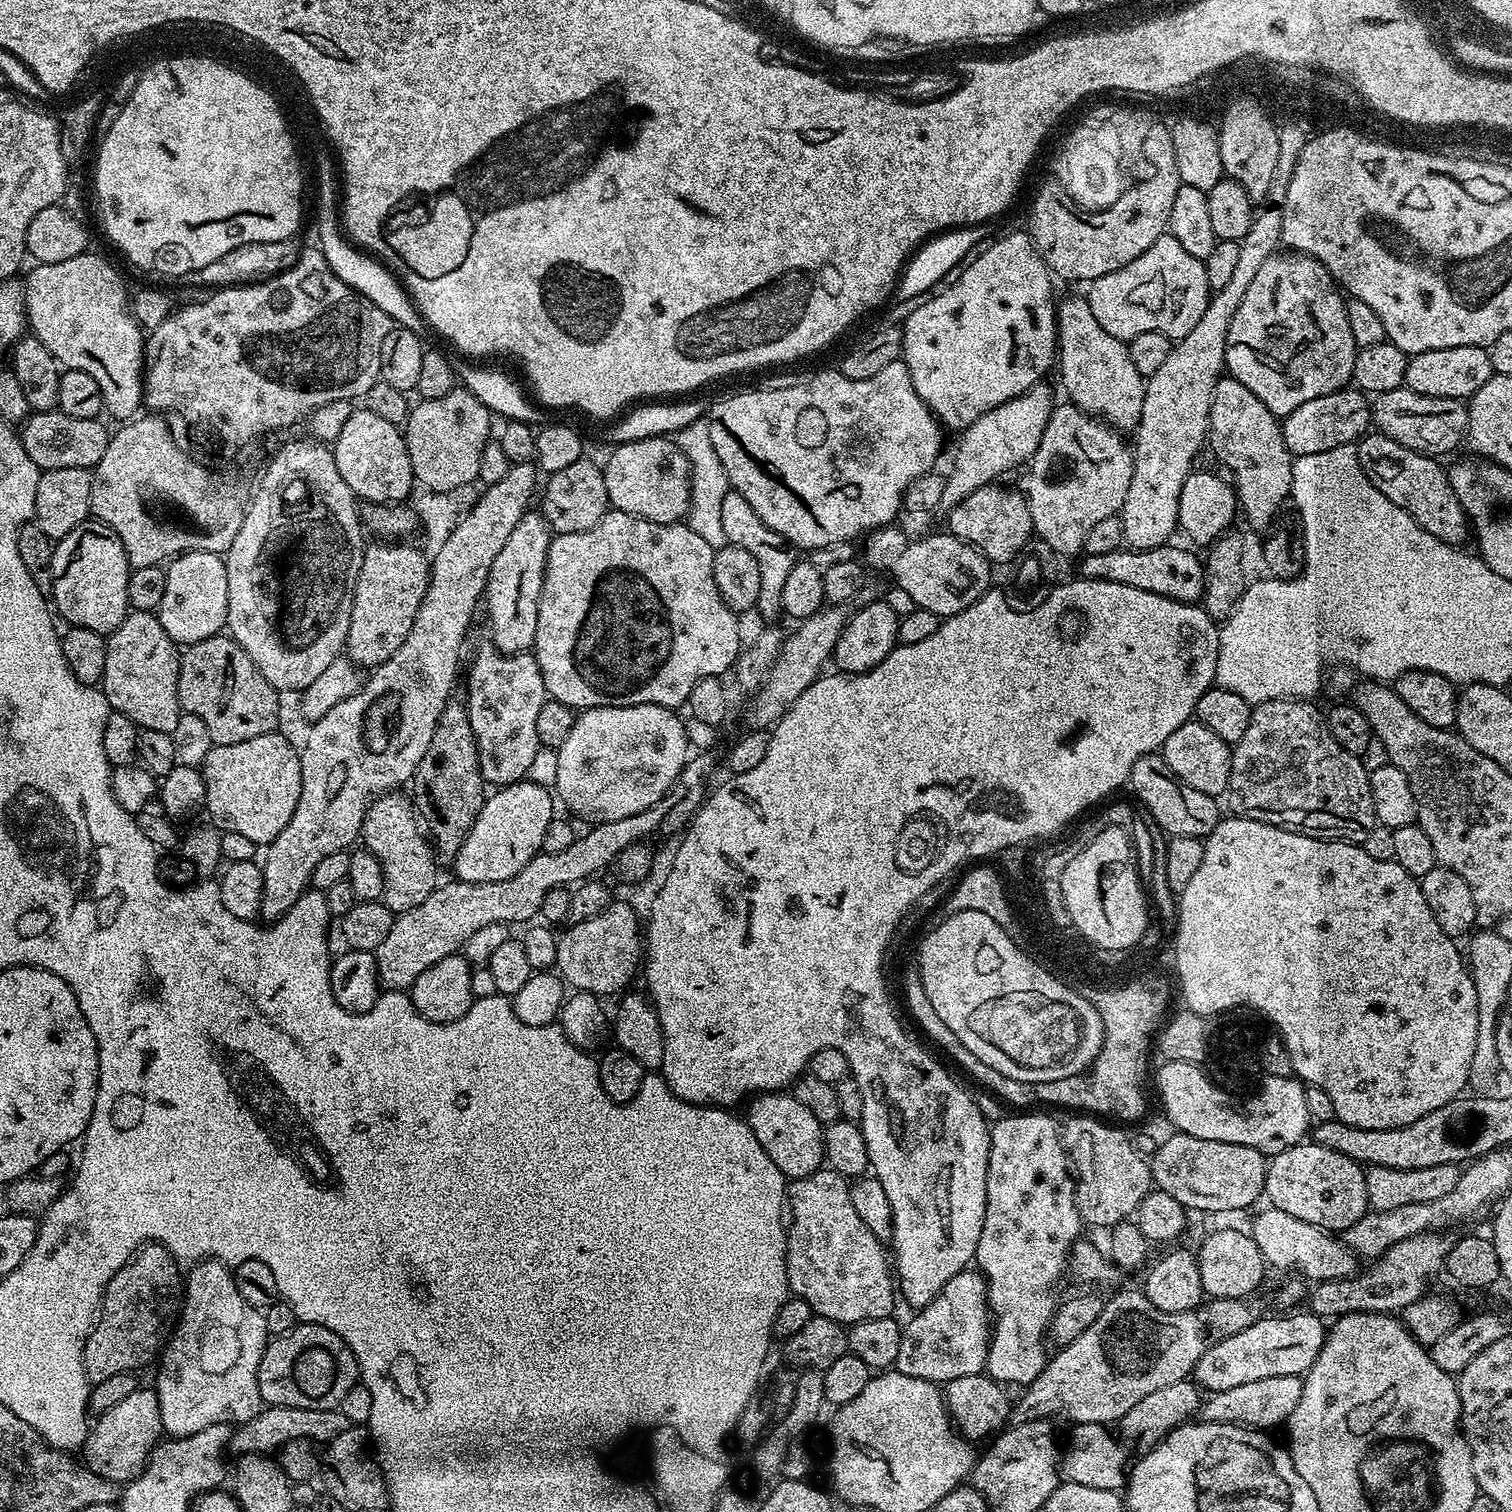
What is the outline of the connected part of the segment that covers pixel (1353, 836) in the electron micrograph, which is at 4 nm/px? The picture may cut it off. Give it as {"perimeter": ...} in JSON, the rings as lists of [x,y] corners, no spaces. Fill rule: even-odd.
{"perimeter":[[[1289,698],[1287,700],[1262,702],[1253,707],[1252,713],[1250,714],[1250,726],[1246,726],[1246,734],[1242,734],[1242,738],[1238,738],[1238,742],[1231,745],[1232,761],[1230,762],[1230,782],[1228,783],[1226,793],[1226,801],[1228,800],[1227,811],[1234,816],[1245,816],[1251,820],[1266,822],[1279,828],[1299,830],[1305,834],[1331,834],[1337,840],[1363,842],[1366,834],[1370,834],[1370,830],[1378,827],[1376,811],[1374,810],[1374,798],[1370,790],[1370,782],[1368,781],[1368,771],[1363,768],[1359,756],[1342,750],[1342,746],[1338,746],[1338,742],[1334,742],[1334,738],[1328,729],[1328,721],[1325,713],[1323,711],[1319,712],[1312,704],[1315,703],[1309,702],[1308,700],[1293,700]]]}

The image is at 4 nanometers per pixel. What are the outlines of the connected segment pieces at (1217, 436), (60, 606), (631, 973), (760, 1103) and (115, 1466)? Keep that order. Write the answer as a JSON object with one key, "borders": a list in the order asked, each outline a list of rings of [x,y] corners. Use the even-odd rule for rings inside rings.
{"borders":[[[[1221,375],[1220,381],[1214,386],[1214,398],[1210,402],[1210,418],[1208,419],[1207,447],[1232,471],[1231,483],[1236,490],[1239,511],[1248,519],[1252,528],[1267,530],[1272,527],[1272,521],[1280,513],[1280,508],[1289,499],[1292,491],[1292,461],[1286,442],[1282,438],[1281,421],[1268,409],[1266,402],[1258,398],[1242,382],[1230,375]]],[[[100,520],[82,521],[70,534],[55,541],[52,550],[52,591],[54,612],[65,625],[94,630],[101,634],[113,632],[128,617],[127,580],[130,573],[128,556],[122,538]]],[[[613,902],[602,914],[594,914],[594,918],[586,918],[582,922],[565,927],[558,936],[558,958],[556,968],[565,985],[577,992],[589,992],[599,998],[607,998],[611,992],[620,994],[629,987],[632,979],[637,979],[638,969],[642,964],[642,920],[628,904]]],[[[778,1091],[761,1095],[753,1099],[748,1106],[746,1123],[750,1126],[754,1138],[758,1138],[762,1150],[770,1154],[770,1162],[774,1162],[778,1170],[782,1170],[784,1177],[801,1180],[803,1176],[820,1171],[825,1163],[825,1125],[820,1124],[818,1118],[814,1118],[814,1114],[810,1114],[806,1106],[802,1106],[802,1102],[798,1102],[790,1094]]],[[[138,1386],[134,1390],[134,1394],[130,1394],[123,1402],[110,1406],[110,1410],[101,1412],[95,1417],[94,1423],[89,1427],[88,1437],[84,1439],[82,1459],[90,1470],[94,1470],[94,1474],[124,1486],[127,1485],[129,1480],[136,1477],[144,1468],[144,1465],[148,1463],[148,1458],[161,1436],[160,1411],[158,1410],[156,1393],[151,1387]]]]}

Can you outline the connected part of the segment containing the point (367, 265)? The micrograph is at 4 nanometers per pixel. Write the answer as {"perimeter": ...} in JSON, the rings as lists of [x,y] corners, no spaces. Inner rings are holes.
{"perimeter":[[[333,159],[332,161],[324,160],[320,164],[318,204],[316,206],[317,247],[323,254],[323,257],[326,258],[330,270],[333,270],[335,276],[340,278],[342,282],[345,282],[351,289],[362,294],[363,297],[370,298],[372,303],[386,313],[393,323],[396,323],[399,327],[406,328],[412,333],[422,334],[426,328],[426,321],[396,274],[379,259],[354,245],[342,233],[340,225],[340,186],[335,166]]]}

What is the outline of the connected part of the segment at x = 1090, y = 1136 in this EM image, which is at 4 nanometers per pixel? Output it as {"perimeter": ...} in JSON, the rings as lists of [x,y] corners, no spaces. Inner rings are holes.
{"perimeter":[[[1088,1114],[1073,1116],[1076,1117],[1068,1125],[1063,1125],[1062,1139],[1064,1151],[1078,1177],[1075,1181],[1076,1205],[1085,1225],[1097,1224],[1108,1230],[1113,1224],[1125,1223],[1142,1198],[1153,1191],[1152,1169],[1149,1161],[1135,1150],[1128,1132],[1119,1132],[1108,1125],[1111,1123]]]}

